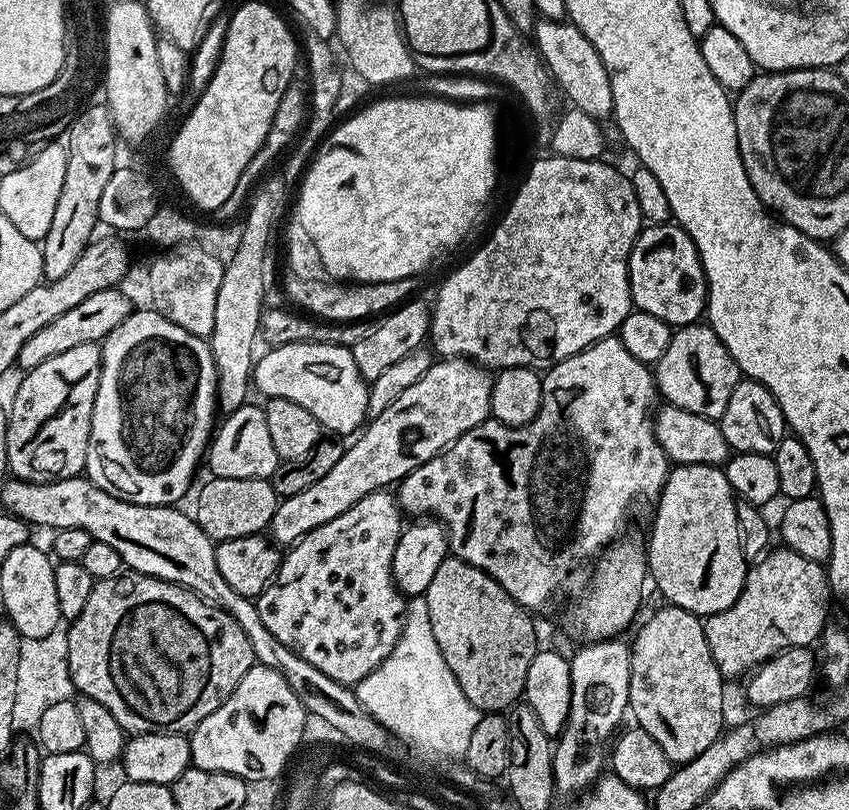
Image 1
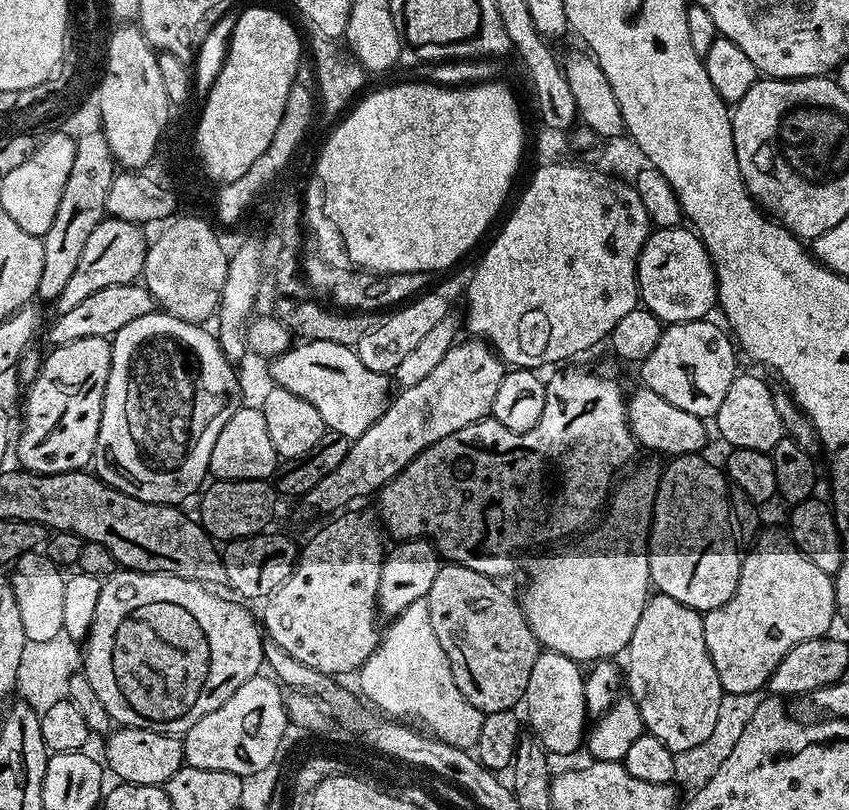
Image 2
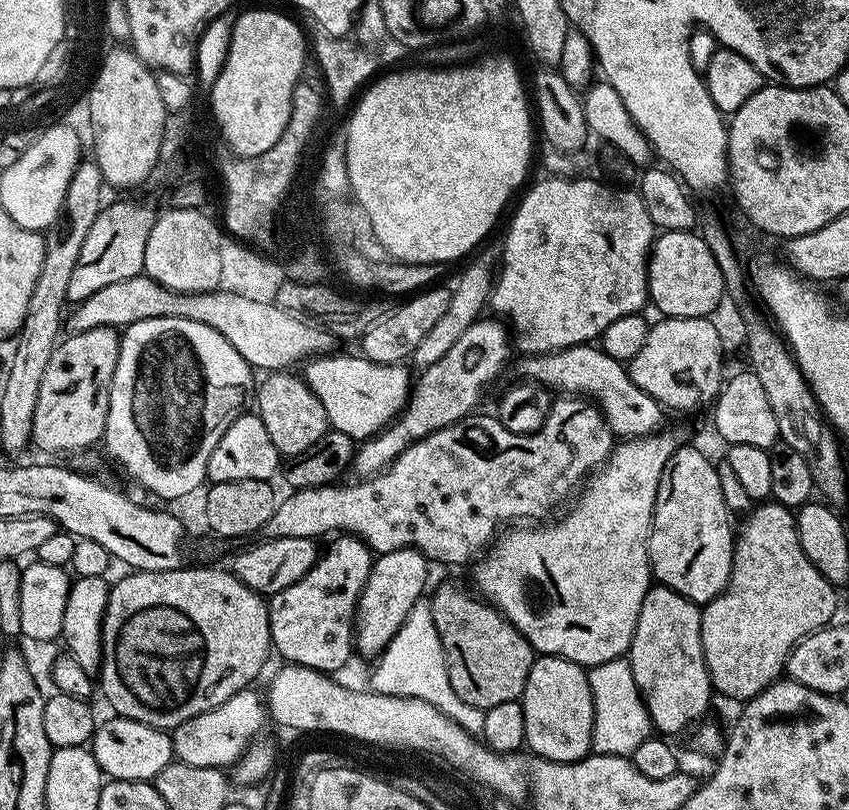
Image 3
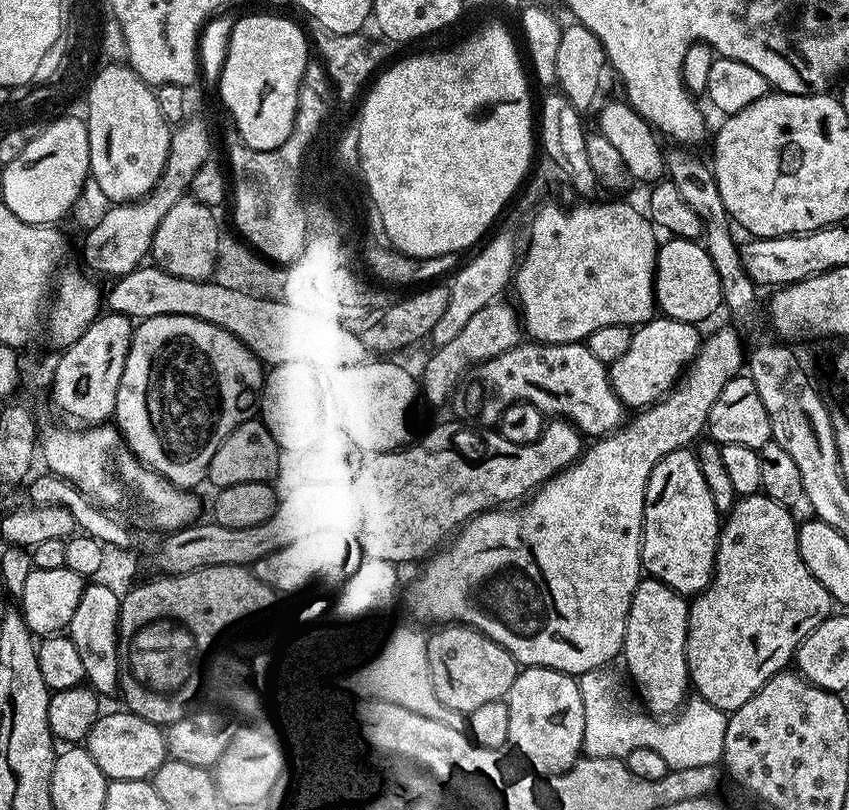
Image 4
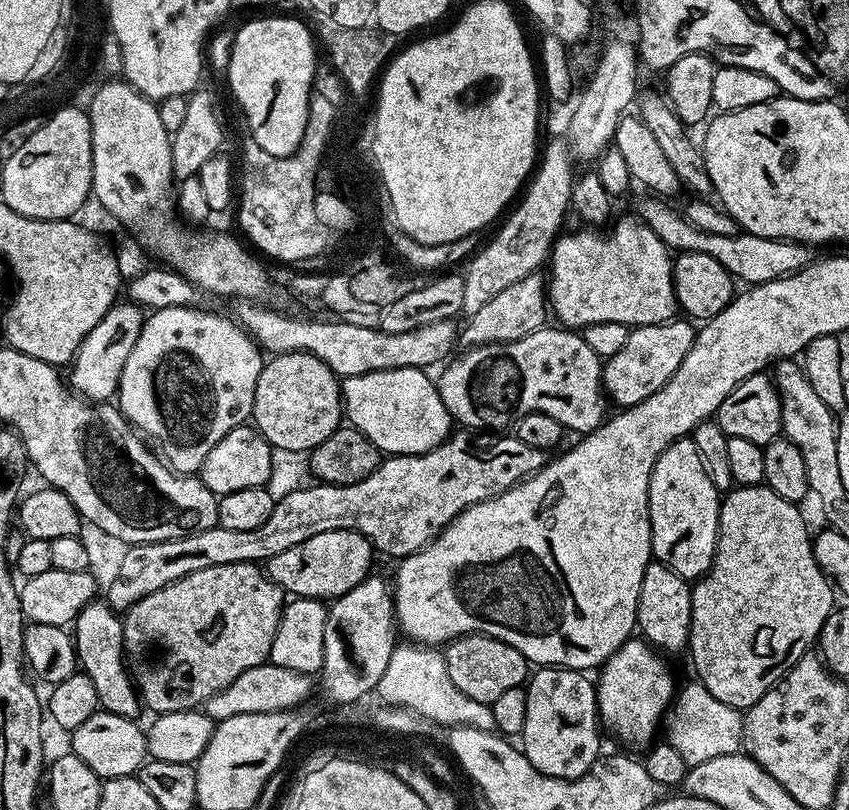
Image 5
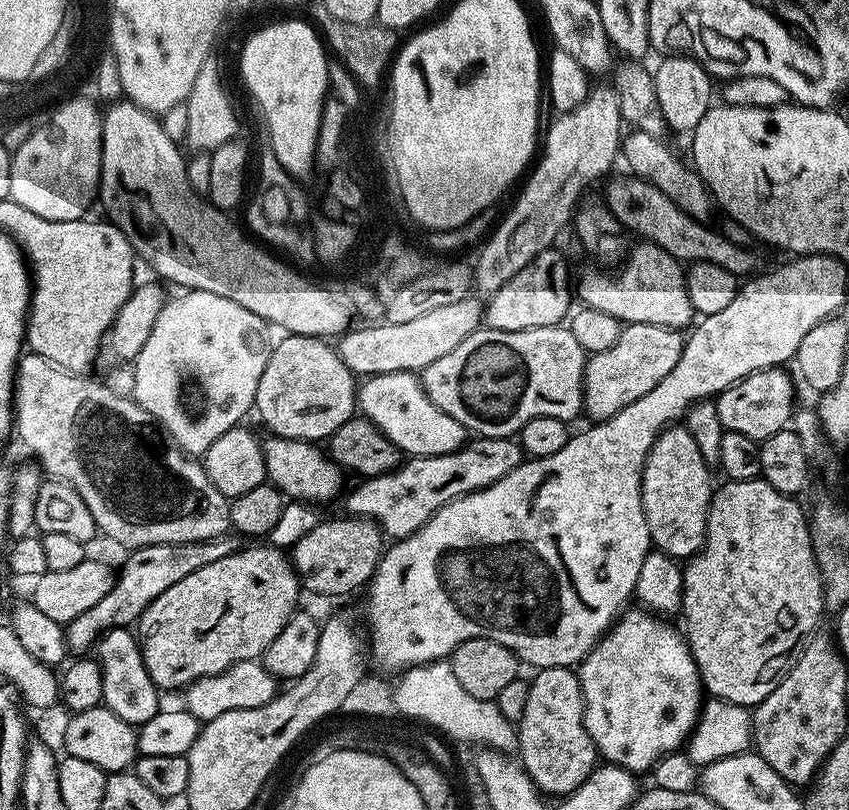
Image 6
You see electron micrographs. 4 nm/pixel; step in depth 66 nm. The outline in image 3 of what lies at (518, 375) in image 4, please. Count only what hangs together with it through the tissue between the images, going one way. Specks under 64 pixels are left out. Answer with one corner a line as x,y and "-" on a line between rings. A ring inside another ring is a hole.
591,343
576,344
572,348
564,348
560,352
548,352
544,356
530,356
521,359
520,372
521,377
537,384
543,384
549,390
555,390
557,393
567,394
569,396
579,396
593,401
600,413
604,415
604,421
613,433
620,438
631,438
633,436
651,436
654,432
659,432
665,427
664,415
665,409
646,390
638,390
634,382
628,377
627,367
621,361
610,358
604,349
599,346
593,346

